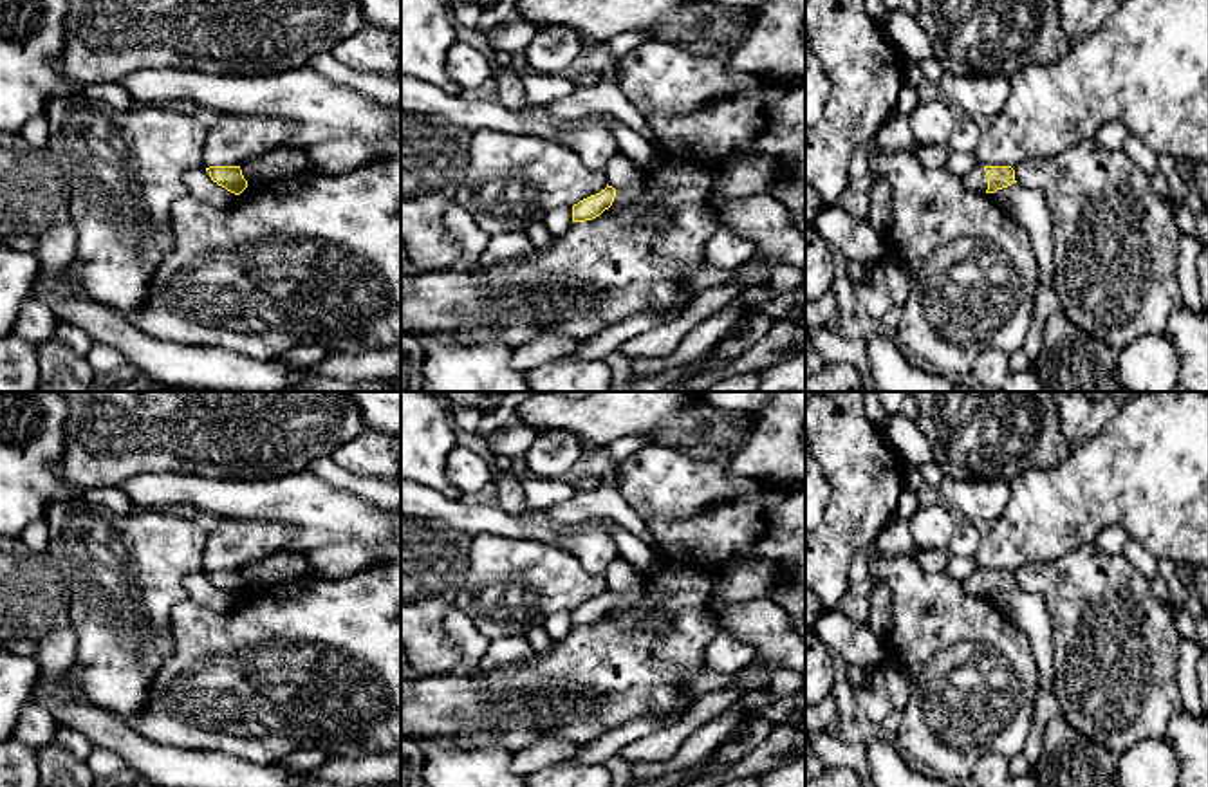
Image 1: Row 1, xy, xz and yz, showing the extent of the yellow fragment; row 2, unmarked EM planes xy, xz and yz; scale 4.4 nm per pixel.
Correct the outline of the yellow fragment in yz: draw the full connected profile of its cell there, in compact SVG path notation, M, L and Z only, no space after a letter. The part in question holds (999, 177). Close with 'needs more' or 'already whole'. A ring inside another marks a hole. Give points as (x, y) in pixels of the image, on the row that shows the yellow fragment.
M980 166L961 177L962 184L971 191L995 193L997 190L1011 186L1015 170L1011 166Z; needs more

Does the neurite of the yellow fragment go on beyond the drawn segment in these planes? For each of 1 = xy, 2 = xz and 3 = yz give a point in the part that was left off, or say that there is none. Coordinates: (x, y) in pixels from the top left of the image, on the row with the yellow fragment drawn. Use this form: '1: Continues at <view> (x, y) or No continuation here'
1: No continuation here
2: No continuation here
3: Continues at yz (975, 179)

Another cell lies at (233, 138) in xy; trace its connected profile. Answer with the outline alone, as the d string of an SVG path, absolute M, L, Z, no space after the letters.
M215 114L206 128L202 166L240 166L251 157L293 144L300 123L278 116Z

